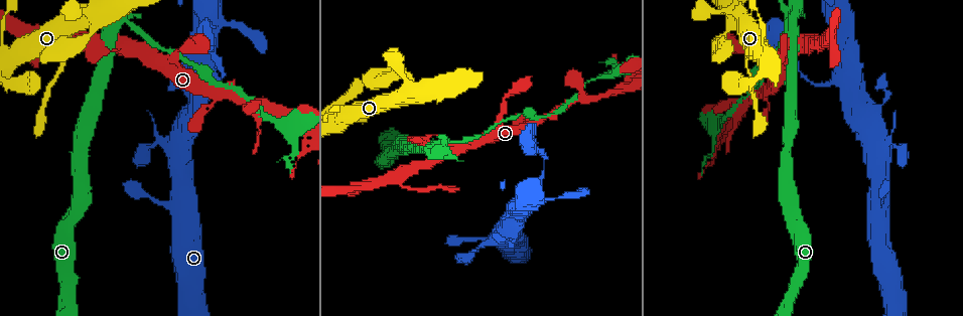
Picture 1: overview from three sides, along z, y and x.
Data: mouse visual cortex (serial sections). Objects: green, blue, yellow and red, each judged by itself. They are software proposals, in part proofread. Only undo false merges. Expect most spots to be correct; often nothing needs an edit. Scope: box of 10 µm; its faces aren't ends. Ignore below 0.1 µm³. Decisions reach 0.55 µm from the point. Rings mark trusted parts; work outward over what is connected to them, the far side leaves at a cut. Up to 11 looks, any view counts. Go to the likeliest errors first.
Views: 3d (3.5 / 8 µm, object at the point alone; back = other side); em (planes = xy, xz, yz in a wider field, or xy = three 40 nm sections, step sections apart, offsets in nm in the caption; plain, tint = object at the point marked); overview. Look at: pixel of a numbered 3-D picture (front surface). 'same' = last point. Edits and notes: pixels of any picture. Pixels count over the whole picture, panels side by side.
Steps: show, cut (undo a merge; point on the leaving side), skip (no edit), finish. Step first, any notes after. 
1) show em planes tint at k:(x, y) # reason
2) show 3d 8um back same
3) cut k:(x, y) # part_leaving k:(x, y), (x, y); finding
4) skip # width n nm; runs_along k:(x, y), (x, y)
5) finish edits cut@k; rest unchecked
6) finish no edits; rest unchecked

show 3d 3.5um at 1:(458, 141) # narrows sharply

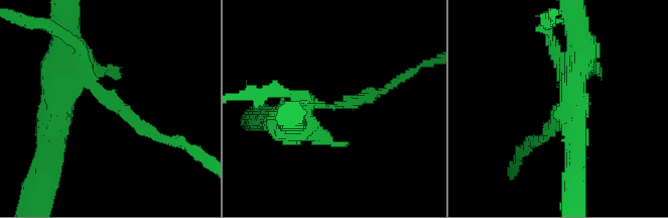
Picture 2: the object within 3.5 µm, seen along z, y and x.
show em planes tint at 2:(329, 105) # arm_widths 200, 400 nm

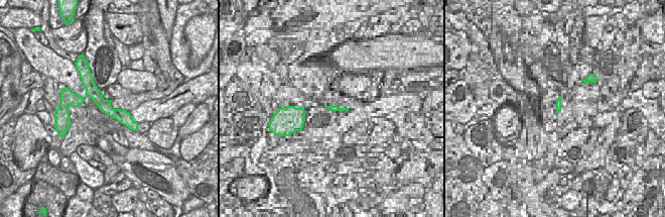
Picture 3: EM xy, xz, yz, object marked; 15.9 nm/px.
cut 2:(114, 107) # part_leaving 2:(84, 71), (108, 101), (155, 135); two cells meet here

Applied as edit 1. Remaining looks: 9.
show 3d 8um at 1:(544, 166) # thin neck

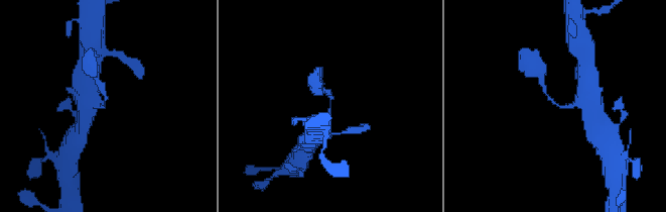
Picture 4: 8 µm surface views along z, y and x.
show 3d 3.5um same # closer look

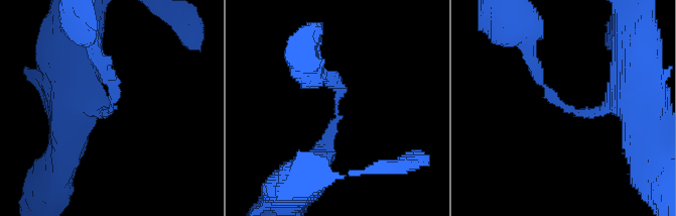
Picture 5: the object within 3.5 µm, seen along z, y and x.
skip # arm_widths 200, 250 nm; runs_along 5:(621, 102), (599, 111), (558, 105), (530, 56); one cell here

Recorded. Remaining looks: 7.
show 3d 3.5um at 1:(581, 99) # a fork

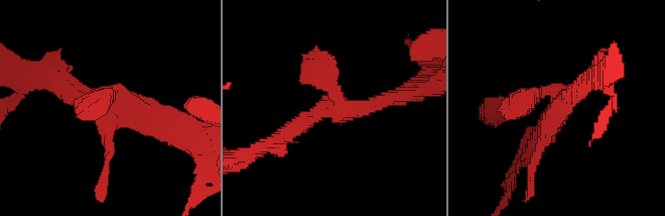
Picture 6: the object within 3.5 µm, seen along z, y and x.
show em xy step 1 tint at 6:(336, 109) # need the tissue

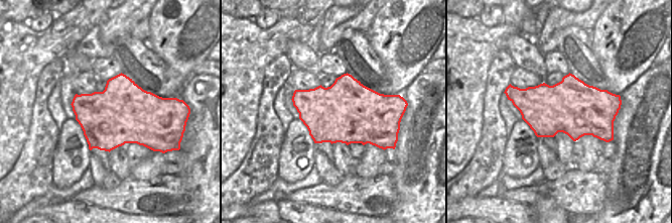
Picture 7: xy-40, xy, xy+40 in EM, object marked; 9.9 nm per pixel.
skip # width 600 nm; runs_along 6:(54, 81), (169, 127); continuous, no second cell

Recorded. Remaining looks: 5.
finish edits cut@2; rest unchecked

